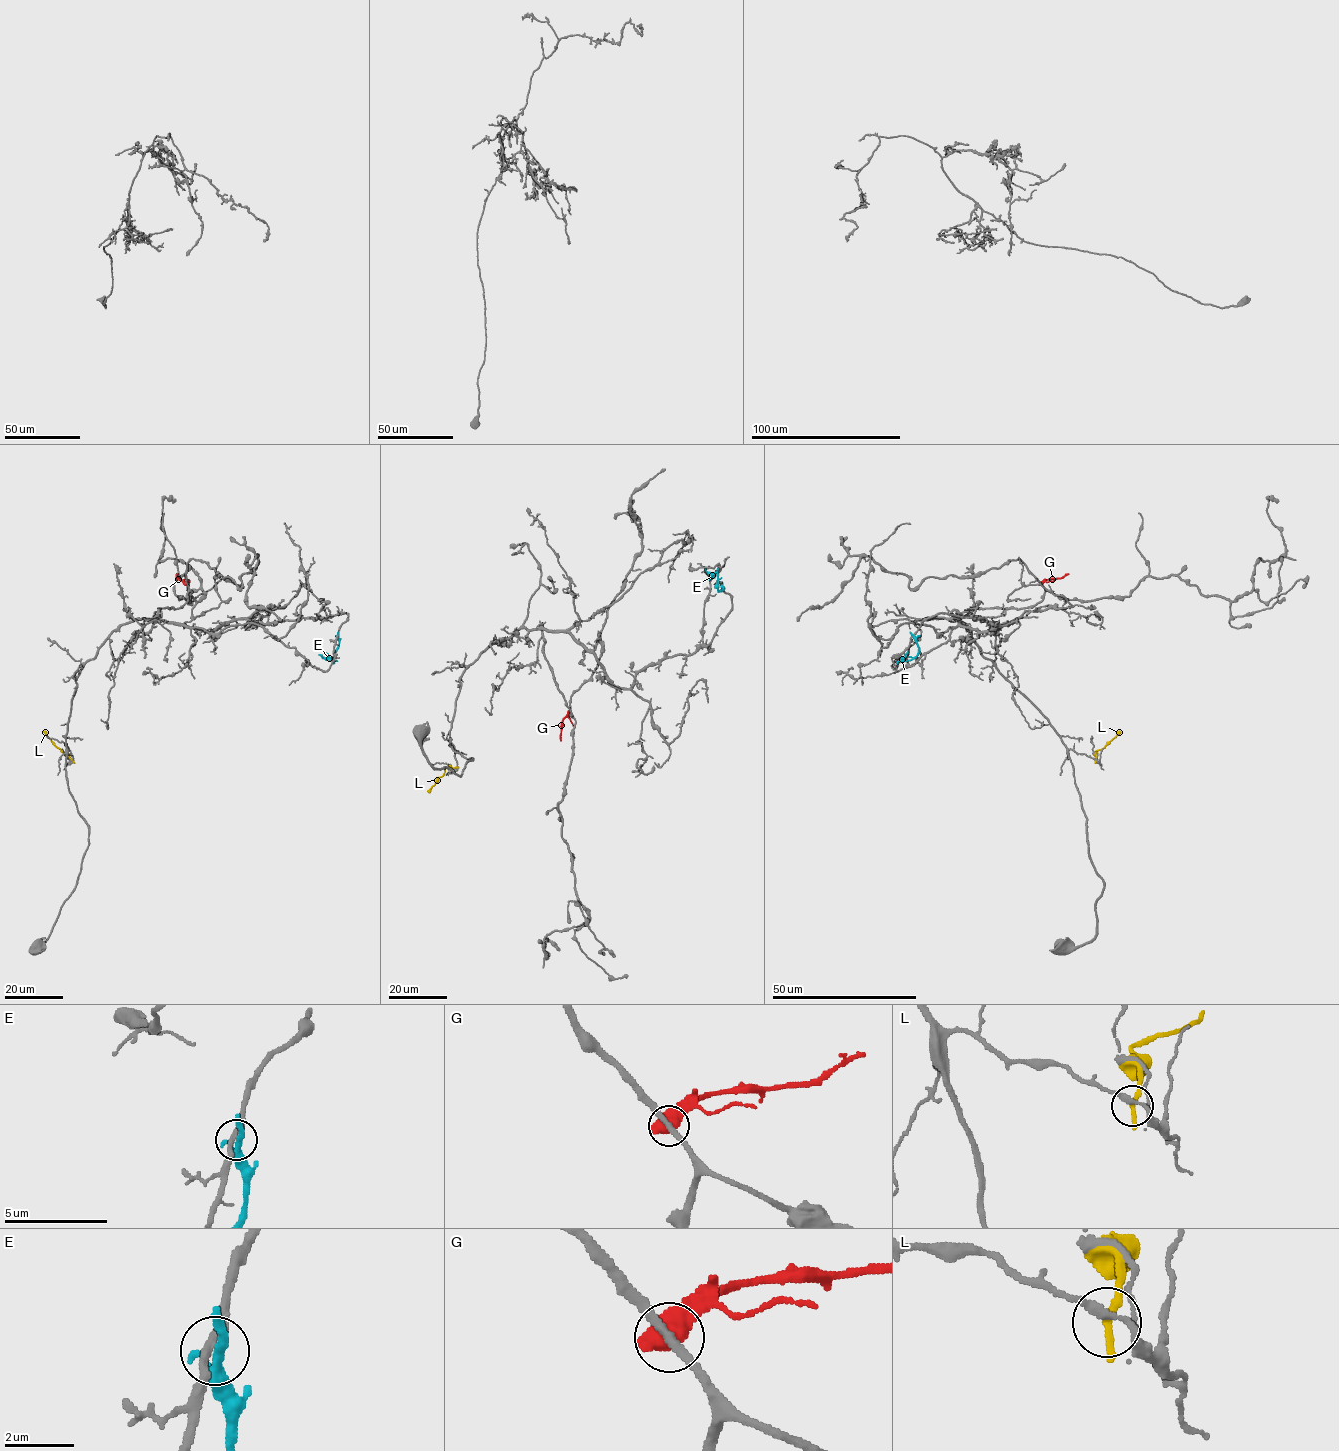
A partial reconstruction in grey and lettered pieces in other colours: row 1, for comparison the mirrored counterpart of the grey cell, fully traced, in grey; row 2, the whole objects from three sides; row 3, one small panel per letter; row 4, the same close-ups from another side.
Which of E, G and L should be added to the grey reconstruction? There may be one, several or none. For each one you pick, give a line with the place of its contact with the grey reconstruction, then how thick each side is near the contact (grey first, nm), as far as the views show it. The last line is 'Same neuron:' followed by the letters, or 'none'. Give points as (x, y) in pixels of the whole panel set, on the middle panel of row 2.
Same neuron: none

